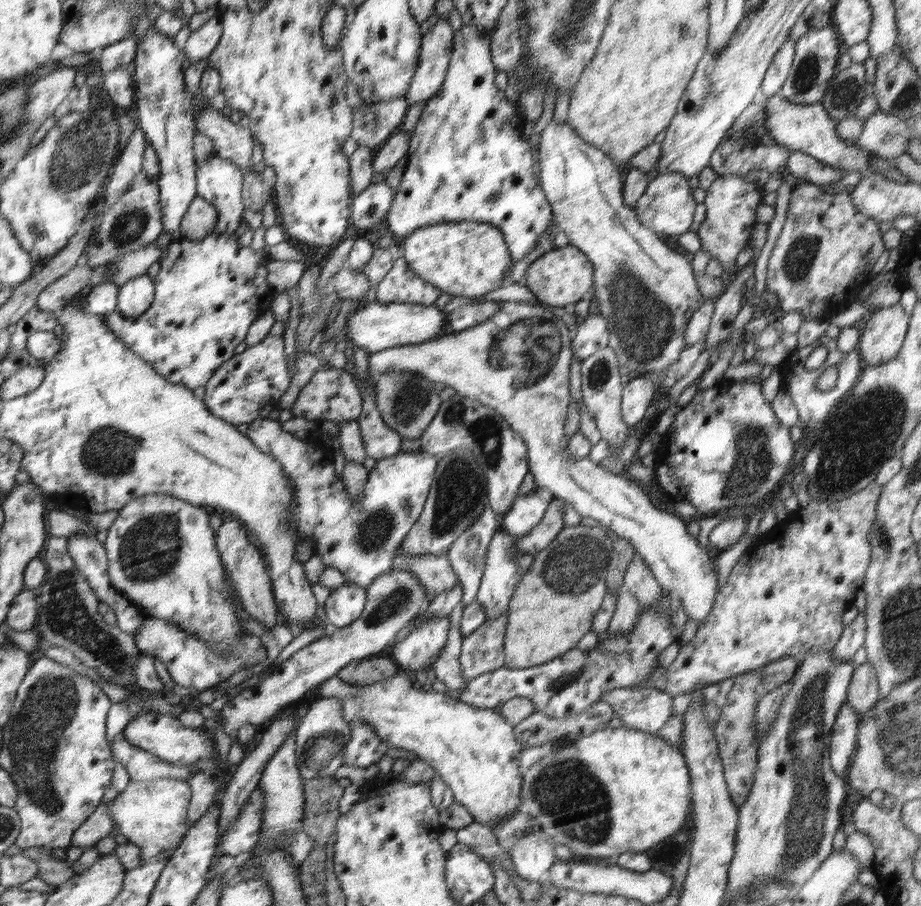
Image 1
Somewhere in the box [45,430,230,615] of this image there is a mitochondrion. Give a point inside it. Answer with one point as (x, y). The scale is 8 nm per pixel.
(151, 548)

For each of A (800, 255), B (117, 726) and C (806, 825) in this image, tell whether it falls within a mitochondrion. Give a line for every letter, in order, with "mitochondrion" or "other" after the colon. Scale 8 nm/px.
A: mitochondrion
B: other
C: mitochondrion

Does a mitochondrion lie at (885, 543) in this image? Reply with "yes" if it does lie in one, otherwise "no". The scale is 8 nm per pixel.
yes

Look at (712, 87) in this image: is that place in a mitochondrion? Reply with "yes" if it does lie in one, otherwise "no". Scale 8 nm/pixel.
yes

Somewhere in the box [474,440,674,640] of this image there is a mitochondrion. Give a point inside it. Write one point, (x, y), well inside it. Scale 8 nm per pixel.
(573, 567)

